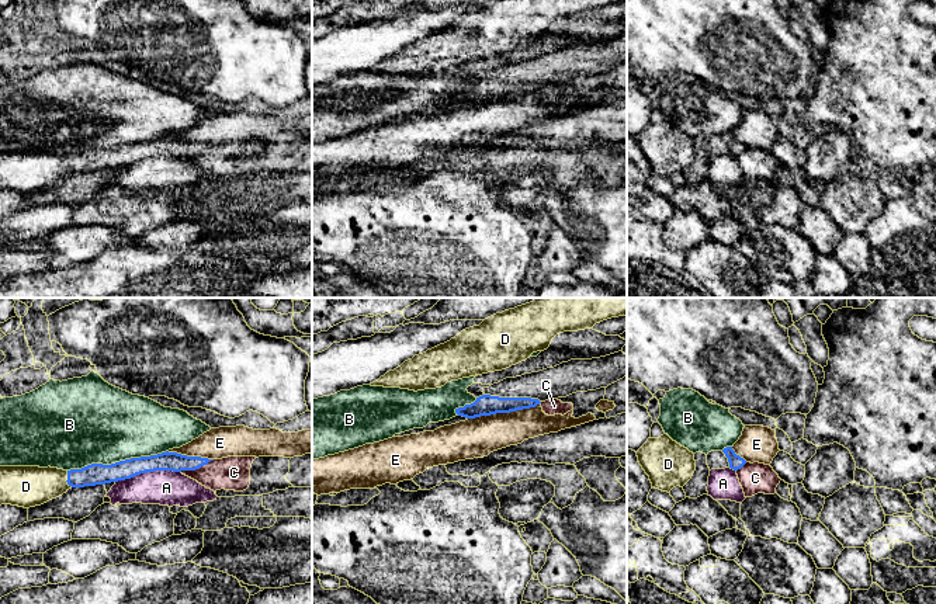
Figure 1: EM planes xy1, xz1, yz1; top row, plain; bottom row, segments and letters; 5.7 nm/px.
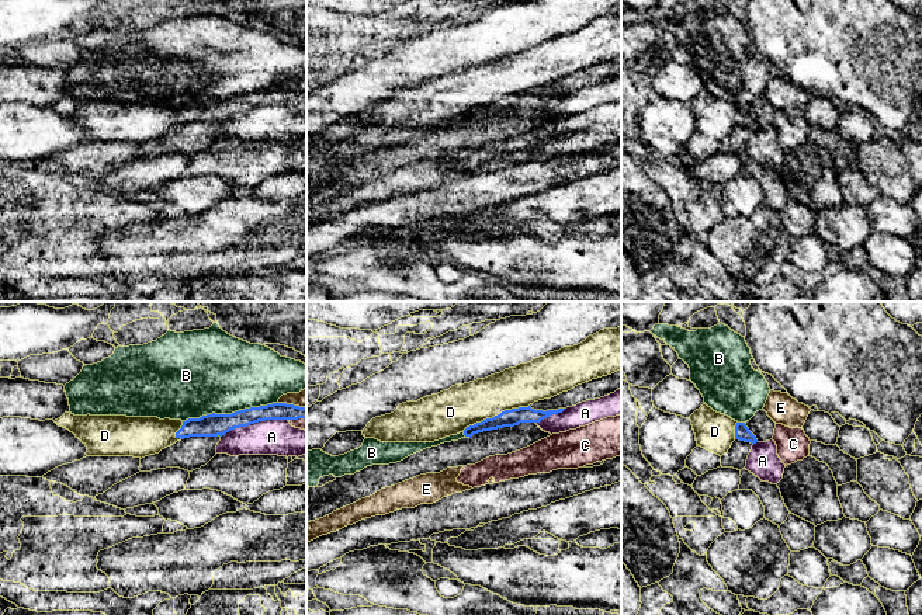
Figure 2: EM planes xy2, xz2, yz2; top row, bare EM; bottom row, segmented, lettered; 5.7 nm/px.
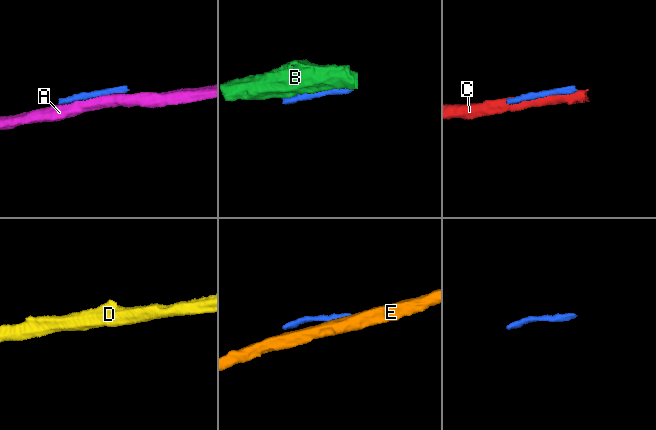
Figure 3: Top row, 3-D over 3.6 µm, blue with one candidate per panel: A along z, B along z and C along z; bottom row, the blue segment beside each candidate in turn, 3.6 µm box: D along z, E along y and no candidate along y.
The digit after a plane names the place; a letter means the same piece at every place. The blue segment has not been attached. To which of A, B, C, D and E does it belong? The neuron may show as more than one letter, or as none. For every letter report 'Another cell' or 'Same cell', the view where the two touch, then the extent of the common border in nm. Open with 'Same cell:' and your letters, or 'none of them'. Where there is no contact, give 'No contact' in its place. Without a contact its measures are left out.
Same cell: none of them
A: Another cell. Touches blue in xy2. Shared border 400 nm
B: Another cell. Touches blue in xy1. Shared border 600 nm
C: Another cell. Touches blue in xy1. Shared border 220 nm
D: Another cell. Touches blue in xz2. Shared border 420 nm
E: Another cell. Touches blue in xz1. Shared border 420 nm

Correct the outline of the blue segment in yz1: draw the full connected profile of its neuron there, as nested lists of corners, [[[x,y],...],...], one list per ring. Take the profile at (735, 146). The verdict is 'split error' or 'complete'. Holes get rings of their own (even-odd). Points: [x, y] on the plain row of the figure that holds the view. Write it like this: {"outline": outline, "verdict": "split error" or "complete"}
{"outline": [[[727,132],[722,136],[711,136],[707,139],[707,150],[711,155],[731,153],[734,156],[741,155],[746,146],[735,139],[732,132]]], "verdict": "split error"}

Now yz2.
{"outline": [[[762,94],[746,108],[736,108],[735,125],[756,129],[773,125],[776,108]]], "verdict": "split error"}

